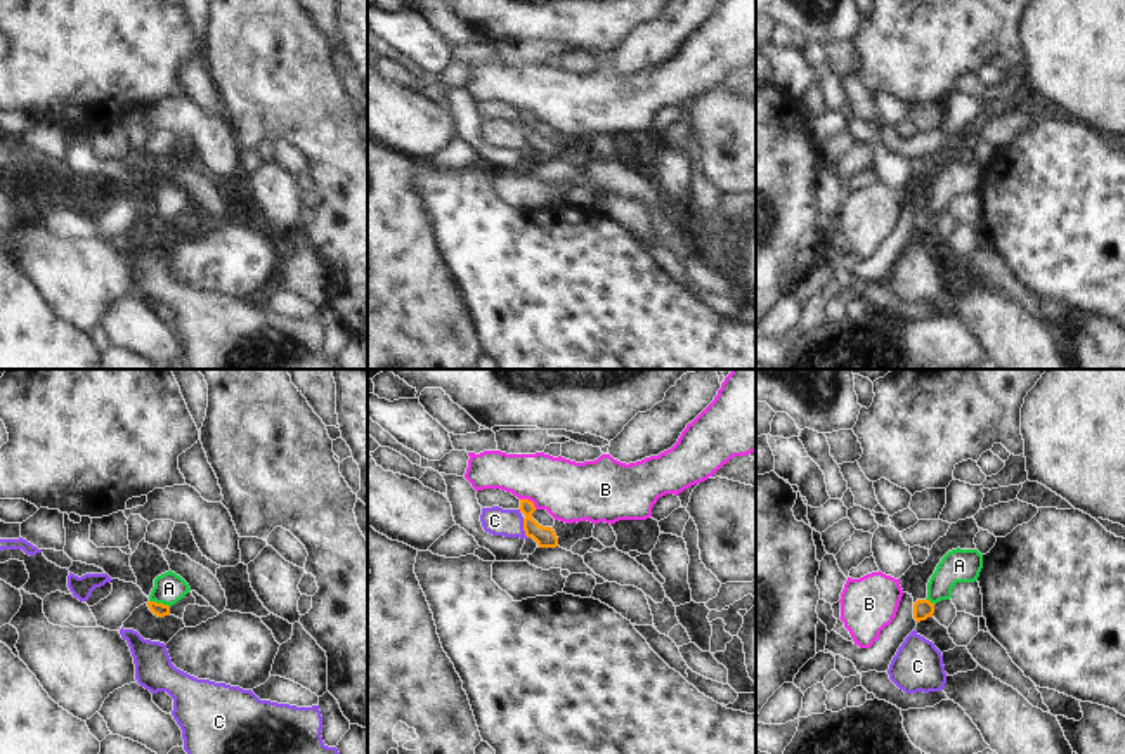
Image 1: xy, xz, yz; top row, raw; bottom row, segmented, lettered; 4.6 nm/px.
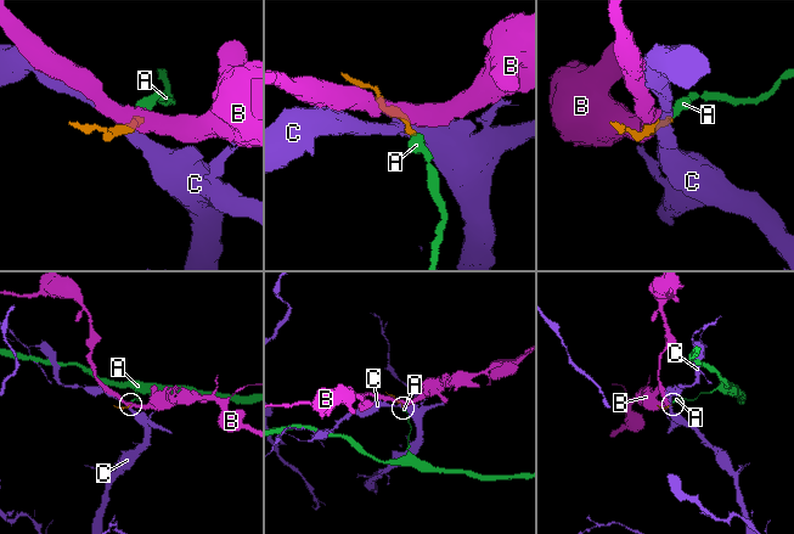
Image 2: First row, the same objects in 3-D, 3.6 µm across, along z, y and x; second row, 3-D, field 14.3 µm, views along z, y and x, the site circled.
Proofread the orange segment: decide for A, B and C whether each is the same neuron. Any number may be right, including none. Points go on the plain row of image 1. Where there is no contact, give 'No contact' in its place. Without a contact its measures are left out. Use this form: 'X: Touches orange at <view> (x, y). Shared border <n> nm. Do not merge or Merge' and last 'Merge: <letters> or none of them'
A: Touches orange at xy (160, 215). Shared border 100 nm. Merge
B: Touches orange at xz (527, 111). Shared border 90 nm. Do not merge
C: Touches orange at xz (524, 139). Shared border 90 nm. Do not merge
Merge: A.

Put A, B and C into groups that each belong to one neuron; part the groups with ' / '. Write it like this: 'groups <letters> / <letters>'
groups A / B / C

